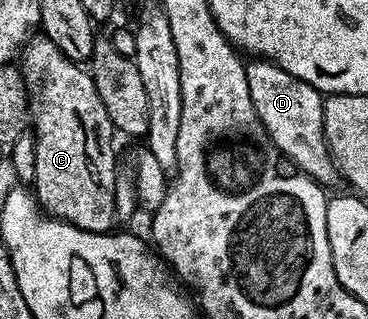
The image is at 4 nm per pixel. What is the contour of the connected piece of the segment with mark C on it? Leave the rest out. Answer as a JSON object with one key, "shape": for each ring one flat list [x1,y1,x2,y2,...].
{"shape":[[35,35,26,42,20,54,20,69,25,76,29,96,32,98,32,136,36,171,32,182,33,192,41,208,49,216,67,221,89,233,109,233,116,225,116,175,120,168,114,162,116,130,89,72,79,62,69,61,45,35]]}

